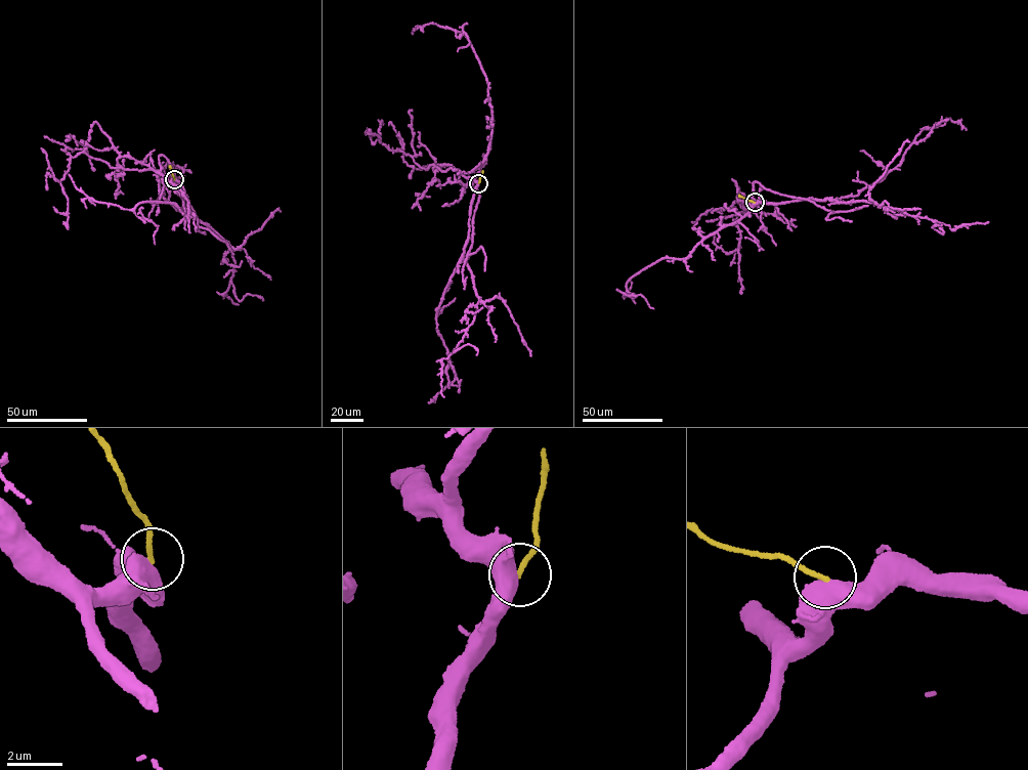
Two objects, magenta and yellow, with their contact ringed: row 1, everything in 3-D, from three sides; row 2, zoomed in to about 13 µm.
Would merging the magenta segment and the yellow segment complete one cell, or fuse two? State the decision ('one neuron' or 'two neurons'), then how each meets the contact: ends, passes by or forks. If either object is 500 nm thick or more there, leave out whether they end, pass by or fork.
two neurons

